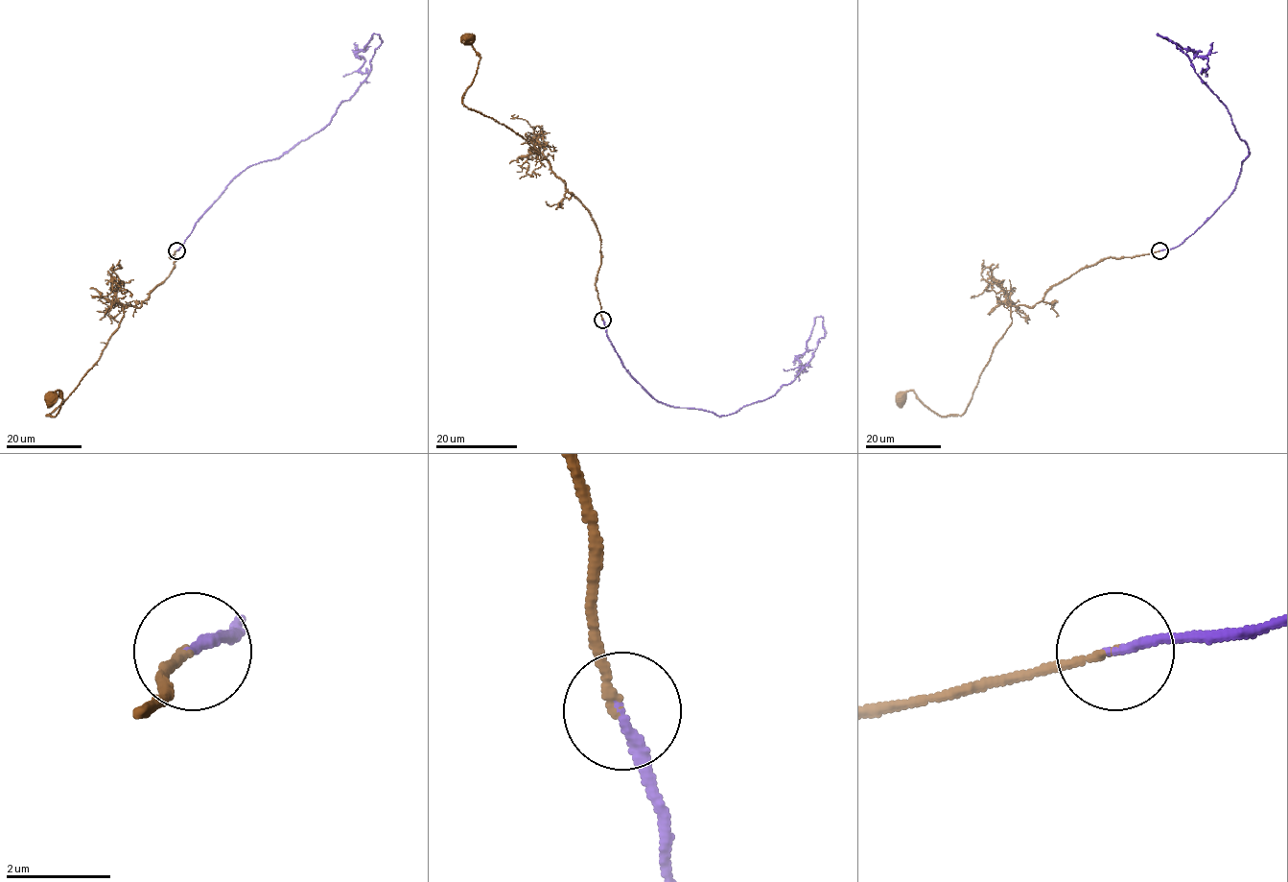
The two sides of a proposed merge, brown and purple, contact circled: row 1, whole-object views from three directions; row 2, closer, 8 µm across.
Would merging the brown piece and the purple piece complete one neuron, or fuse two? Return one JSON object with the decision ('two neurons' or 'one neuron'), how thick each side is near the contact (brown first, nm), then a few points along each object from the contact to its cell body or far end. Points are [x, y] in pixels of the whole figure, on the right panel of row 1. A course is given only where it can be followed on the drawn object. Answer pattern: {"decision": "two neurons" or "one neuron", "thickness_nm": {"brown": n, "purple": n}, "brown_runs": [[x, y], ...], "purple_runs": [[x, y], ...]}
{"decision": "one neuron", "thickness_nm": {"brown": 150, "purple": 180}, "brown_runs": [[1160, 250], [1104, 258], [1032, 307], [1013, 305], [961, 415], [940, 416], [913, 391], [899, 398]], "purple_runs": [[1160, 250], [1179, 246], [1229, 198], [1249, 150], [1228, 107], [1191, 60], [1158, 34], [1207, 60], [1206, 76]]}

